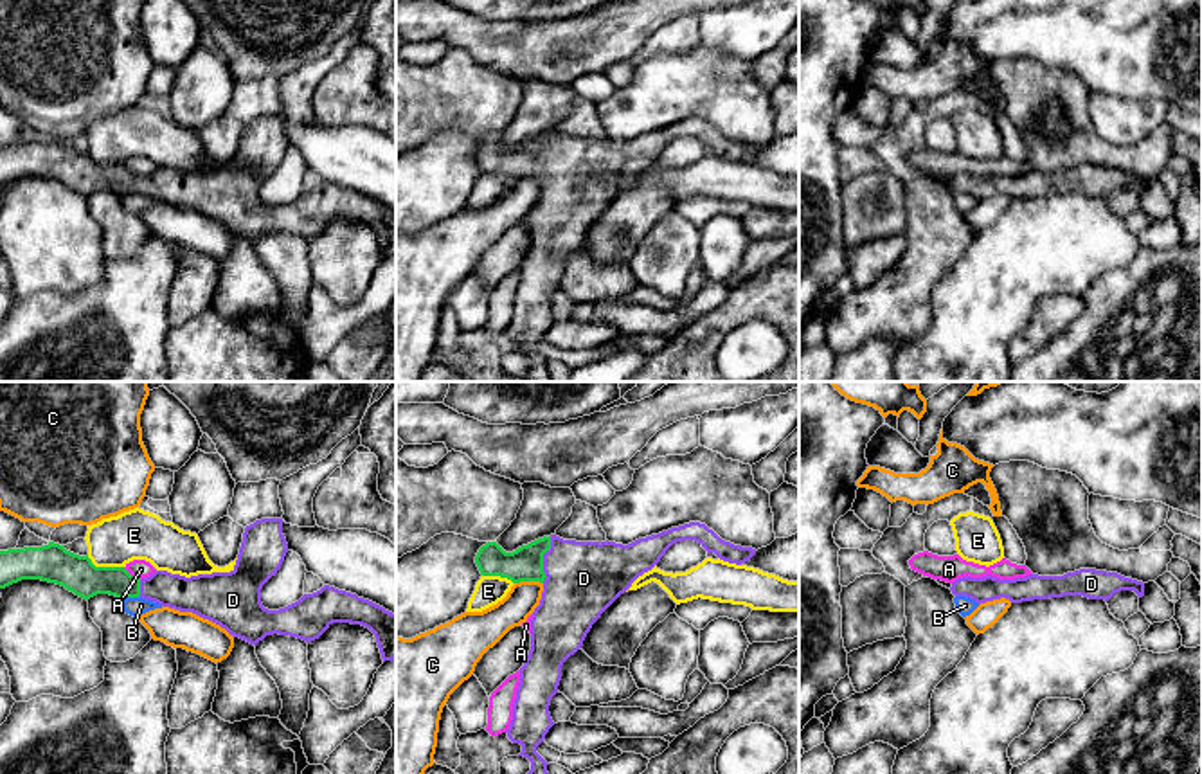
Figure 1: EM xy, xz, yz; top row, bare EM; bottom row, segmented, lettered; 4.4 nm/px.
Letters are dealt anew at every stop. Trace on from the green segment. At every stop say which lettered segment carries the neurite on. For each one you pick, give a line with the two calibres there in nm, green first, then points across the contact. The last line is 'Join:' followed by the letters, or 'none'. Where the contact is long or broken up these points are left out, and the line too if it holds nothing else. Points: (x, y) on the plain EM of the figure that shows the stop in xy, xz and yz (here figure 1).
D: 160/340 nm | across xz (526, 161), (542, 157), (553, 157), (583, 175)
Join: D

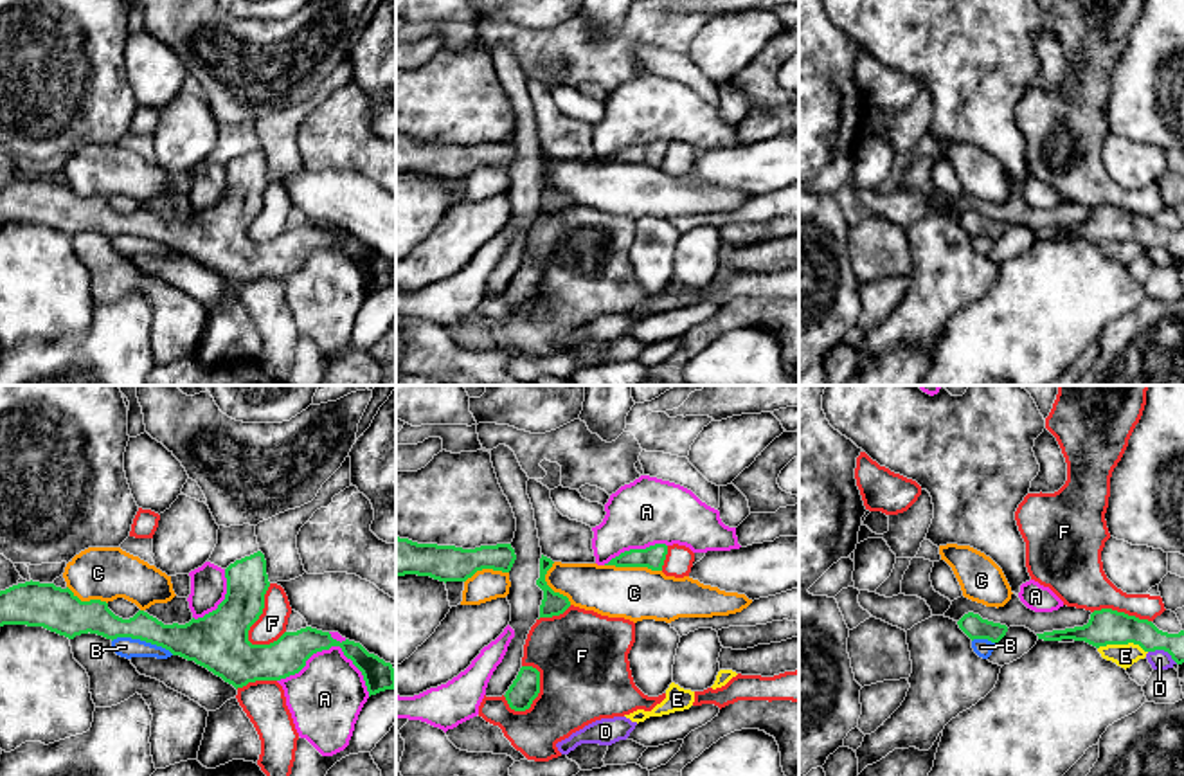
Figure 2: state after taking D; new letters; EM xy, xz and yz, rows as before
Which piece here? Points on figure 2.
Join: none

